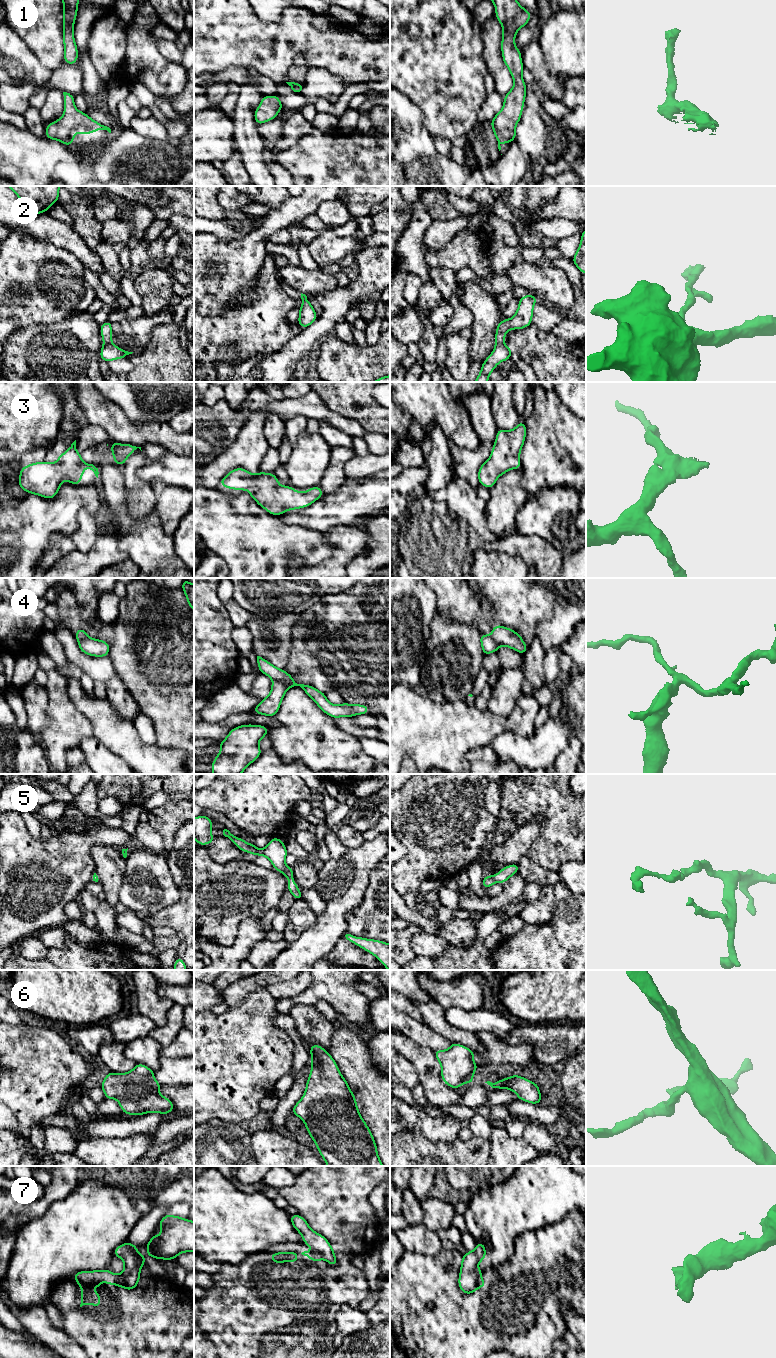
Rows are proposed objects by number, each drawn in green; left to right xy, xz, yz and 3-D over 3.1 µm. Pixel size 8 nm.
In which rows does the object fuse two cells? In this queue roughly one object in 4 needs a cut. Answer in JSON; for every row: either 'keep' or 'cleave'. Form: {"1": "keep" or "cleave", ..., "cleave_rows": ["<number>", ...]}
{"1": "keep", "2": "keep", "3": "keep", "4": "cleave", "5": "keep", "6": "keep", "7": "cleave", "cleave_rows": ["4", "7"]}

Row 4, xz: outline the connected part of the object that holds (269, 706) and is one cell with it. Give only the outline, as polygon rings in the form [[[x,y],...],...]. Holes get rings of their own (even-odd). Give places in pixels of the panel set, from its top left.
[[[273,681],[269,695],[260,700],[260,703],[254,708],[253,713],[274,717],[279,711],[283,697],[288,690],[288,686],[279,681]]]

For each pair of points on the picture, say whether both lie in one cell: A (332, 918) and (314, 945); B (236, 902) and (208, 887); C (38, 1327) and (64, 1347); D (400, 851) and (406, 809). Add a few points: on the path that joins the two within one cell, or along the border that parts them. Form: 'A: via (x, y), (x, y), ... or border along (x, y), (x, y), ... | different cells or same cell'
A: via (331, 925), (320, 938) | same cell
B: via (229, 895), (215, 894) | same cell
C: via (44, 1331), (58, 1341) | same cell
D: border along (400, 841), (406, 849), (406, 854), (401, 859) | different cells

